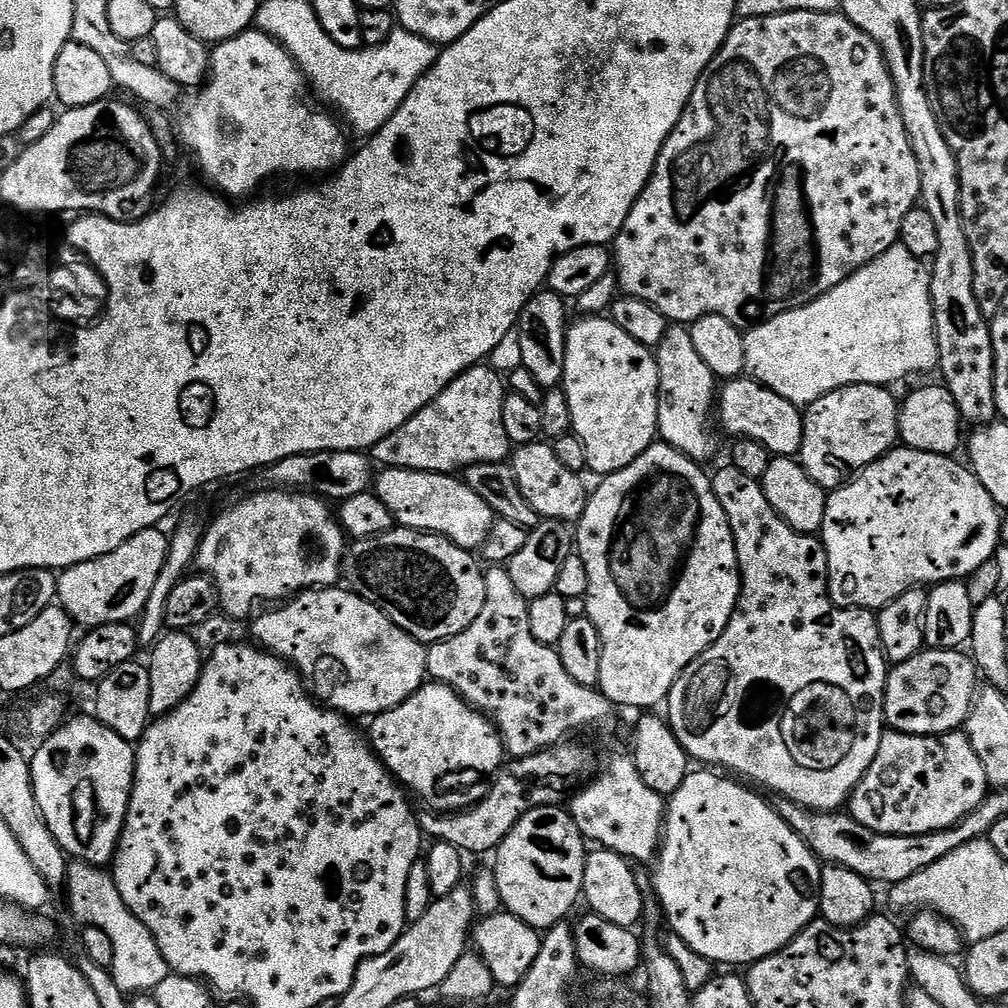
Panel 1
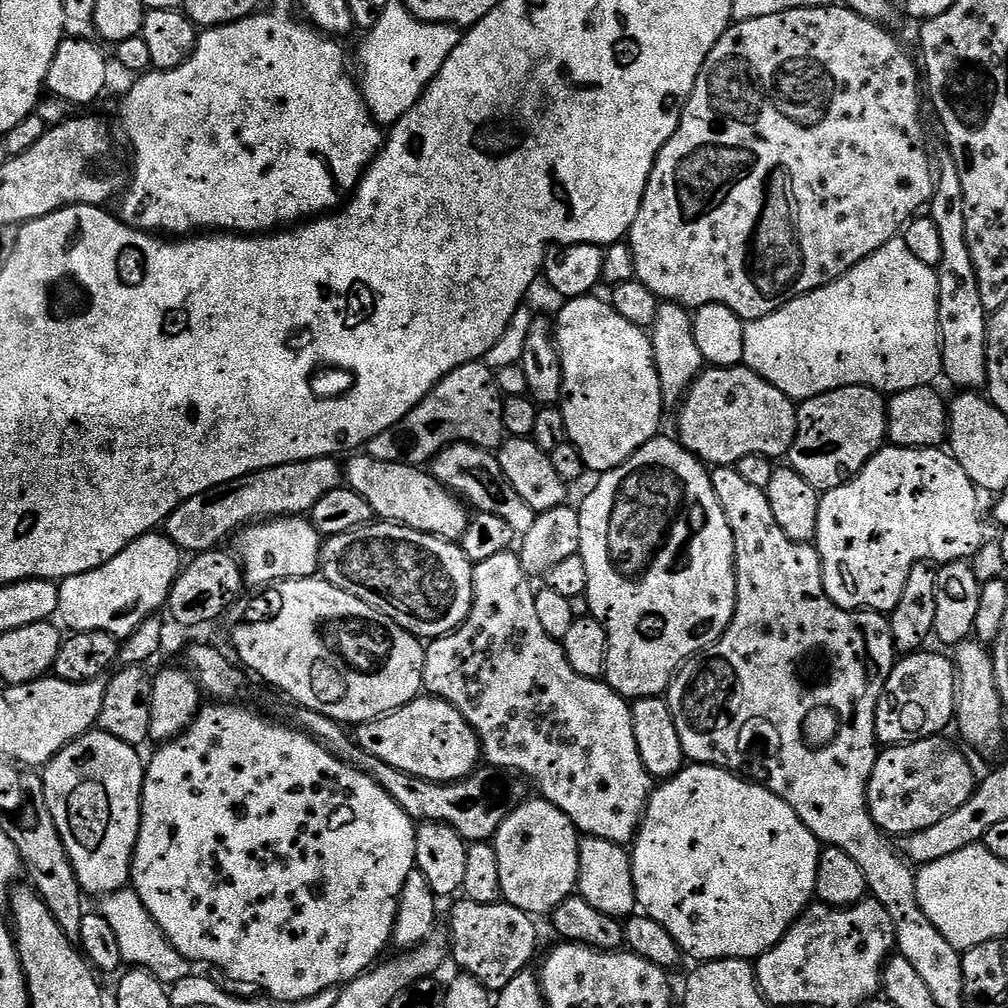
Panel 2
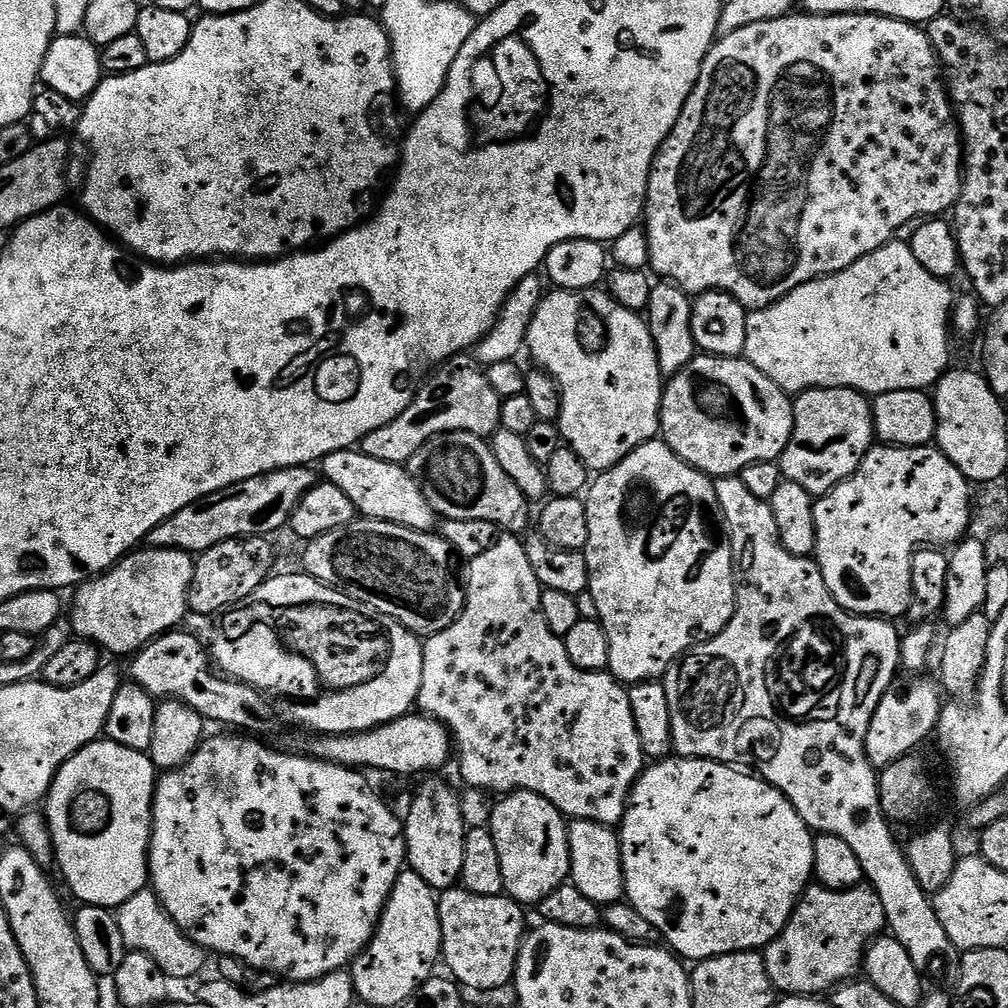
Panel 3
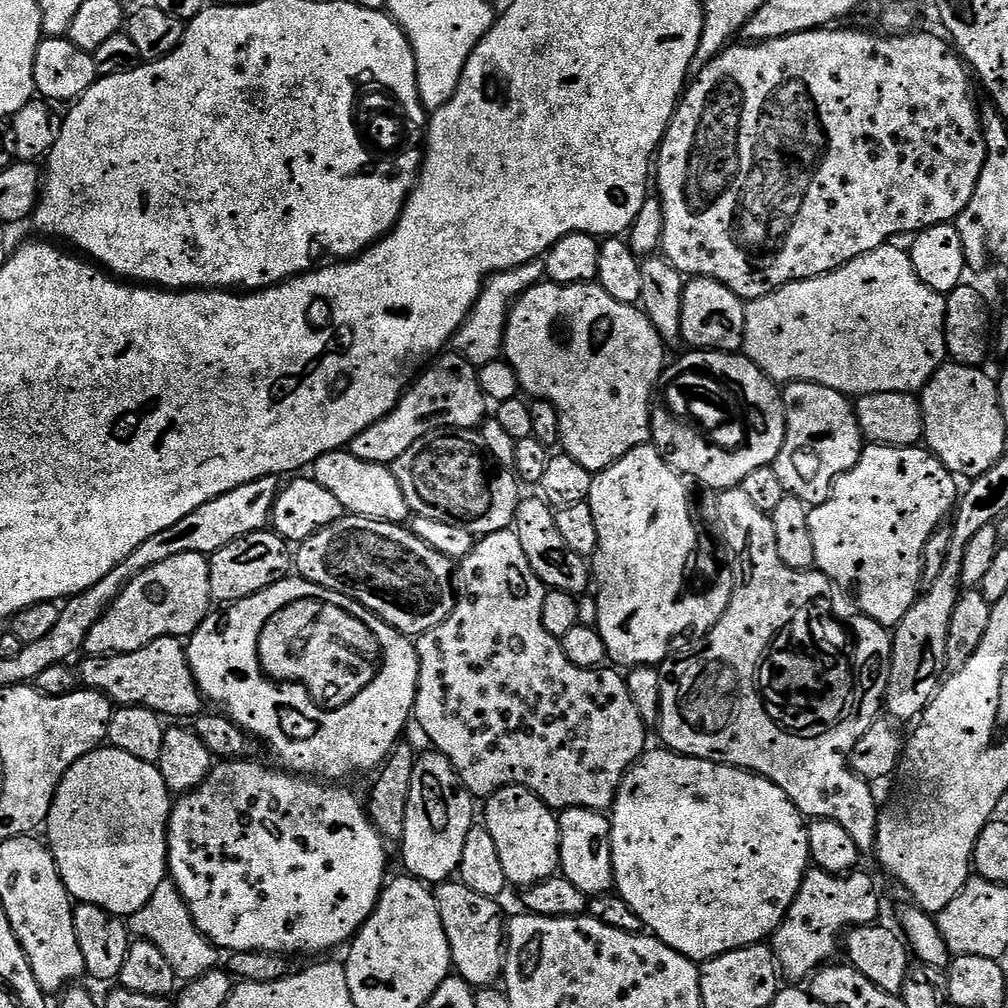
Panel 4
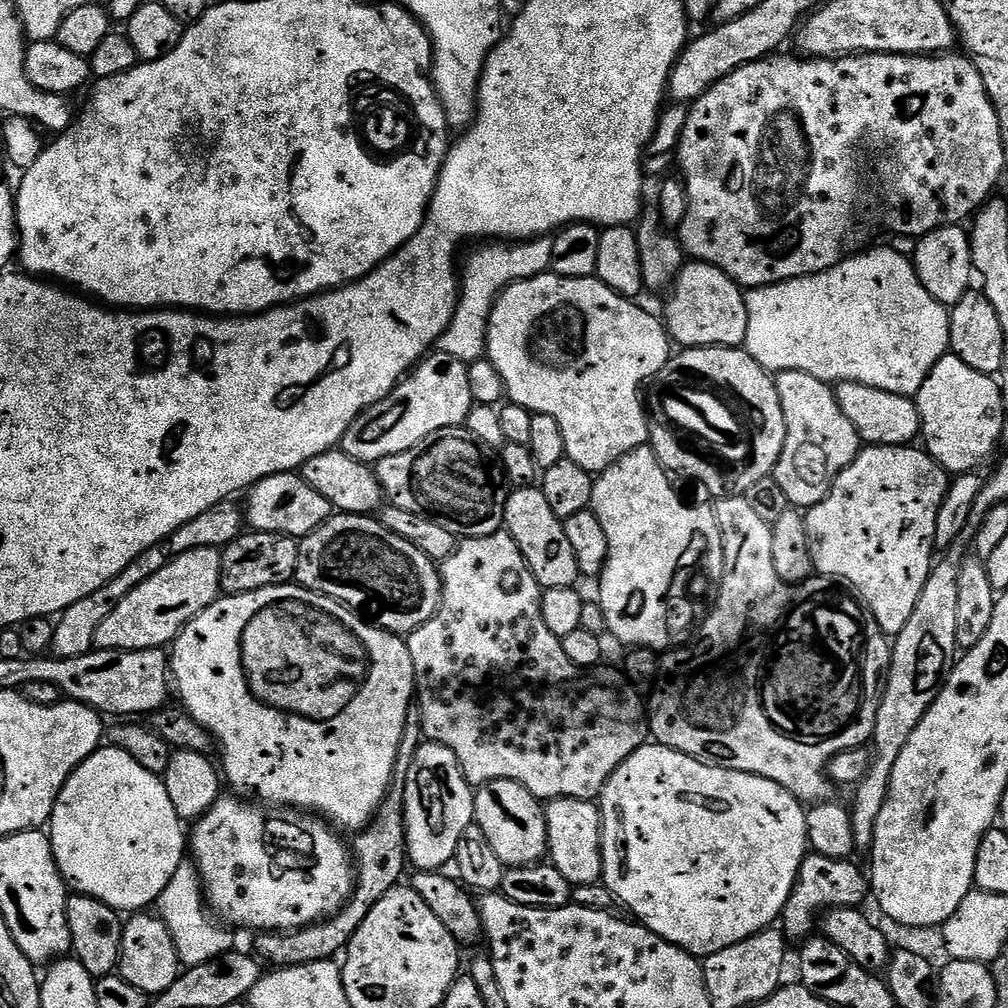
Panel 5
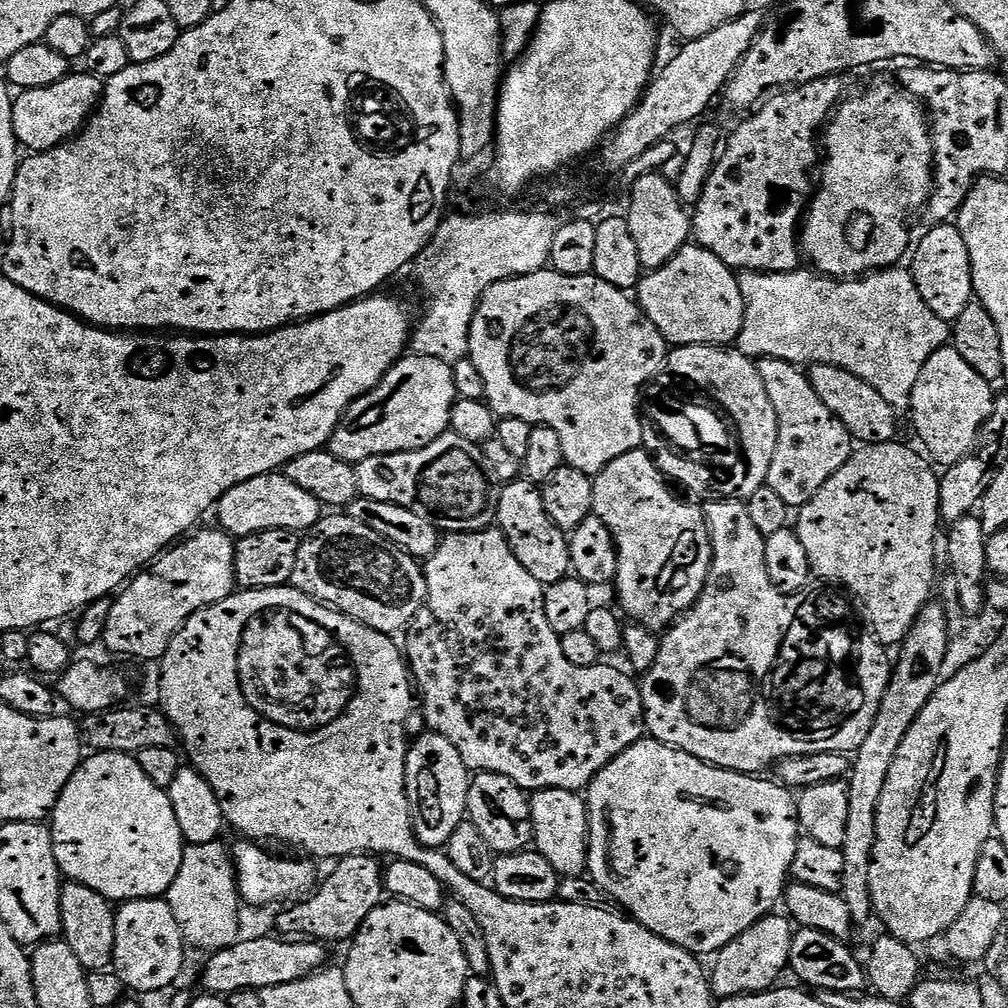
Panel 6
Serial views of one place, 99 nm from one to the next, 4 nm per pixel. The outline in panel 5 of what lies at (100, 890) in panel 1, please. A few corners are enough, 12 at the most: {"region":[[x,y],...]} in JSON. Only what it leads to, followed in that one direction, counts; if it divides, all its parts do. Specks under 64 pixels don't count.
{"region":[[195,863],[181,864],[154,908],[185,969],[233,951]]}

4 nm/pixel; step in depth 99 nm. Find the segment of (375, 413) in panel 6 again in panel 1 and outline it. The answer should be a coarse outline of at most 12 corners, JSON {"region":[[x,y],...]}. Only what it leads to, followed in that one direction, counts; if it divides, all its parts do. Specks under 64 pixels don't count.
{"region":[[467,368],[374,445],[384,468],[503,464],[506,384]]}

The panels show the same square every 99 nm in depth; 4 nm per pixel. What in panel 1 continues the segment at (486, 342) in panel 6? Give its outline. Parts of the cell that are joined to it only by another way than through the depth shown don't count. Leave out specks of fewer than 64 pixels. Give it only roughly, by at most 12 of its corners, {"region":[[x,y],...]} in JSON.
{"region":[[611,318],[568,329],[564,383],[588,472],[658,436],[653,349]]}

